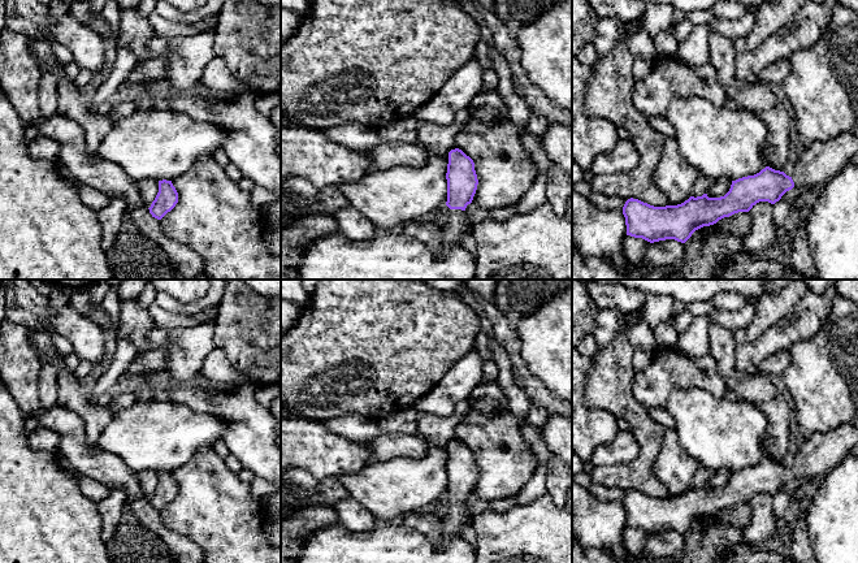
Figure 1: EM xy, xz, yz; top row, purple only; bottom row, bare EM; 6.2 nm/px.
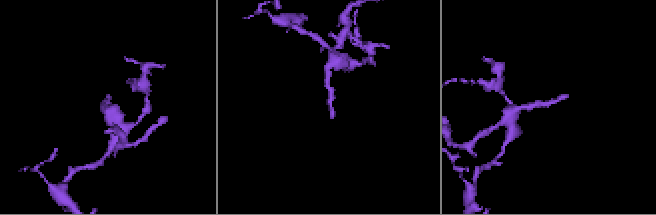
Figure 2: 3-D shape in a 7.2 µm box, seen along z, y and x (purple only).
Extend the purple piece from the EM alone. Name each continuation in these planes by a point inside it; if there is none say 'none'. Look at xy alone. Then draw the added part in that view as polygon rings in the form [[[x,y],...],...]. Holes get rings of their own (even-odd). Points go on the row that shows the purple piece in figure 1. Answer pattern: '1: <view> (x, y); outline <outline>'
none

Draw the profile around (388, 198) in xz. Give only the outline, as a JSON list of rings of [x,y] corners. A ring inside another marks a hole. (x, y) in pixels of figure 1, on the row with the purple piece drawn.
[[[426,152],[424,166],[377,169],[338,189],[348,199],[350,207],[361,212],[374,228],[387,229],[416,221],[447,202],[448,153],[441,157]]]

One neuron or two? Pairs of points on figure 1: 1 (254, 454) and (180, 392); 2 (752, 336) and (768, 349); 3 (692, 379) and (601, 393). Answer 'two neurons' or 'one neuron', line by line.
1: one neuron
2: two neurons
3: two neurons

